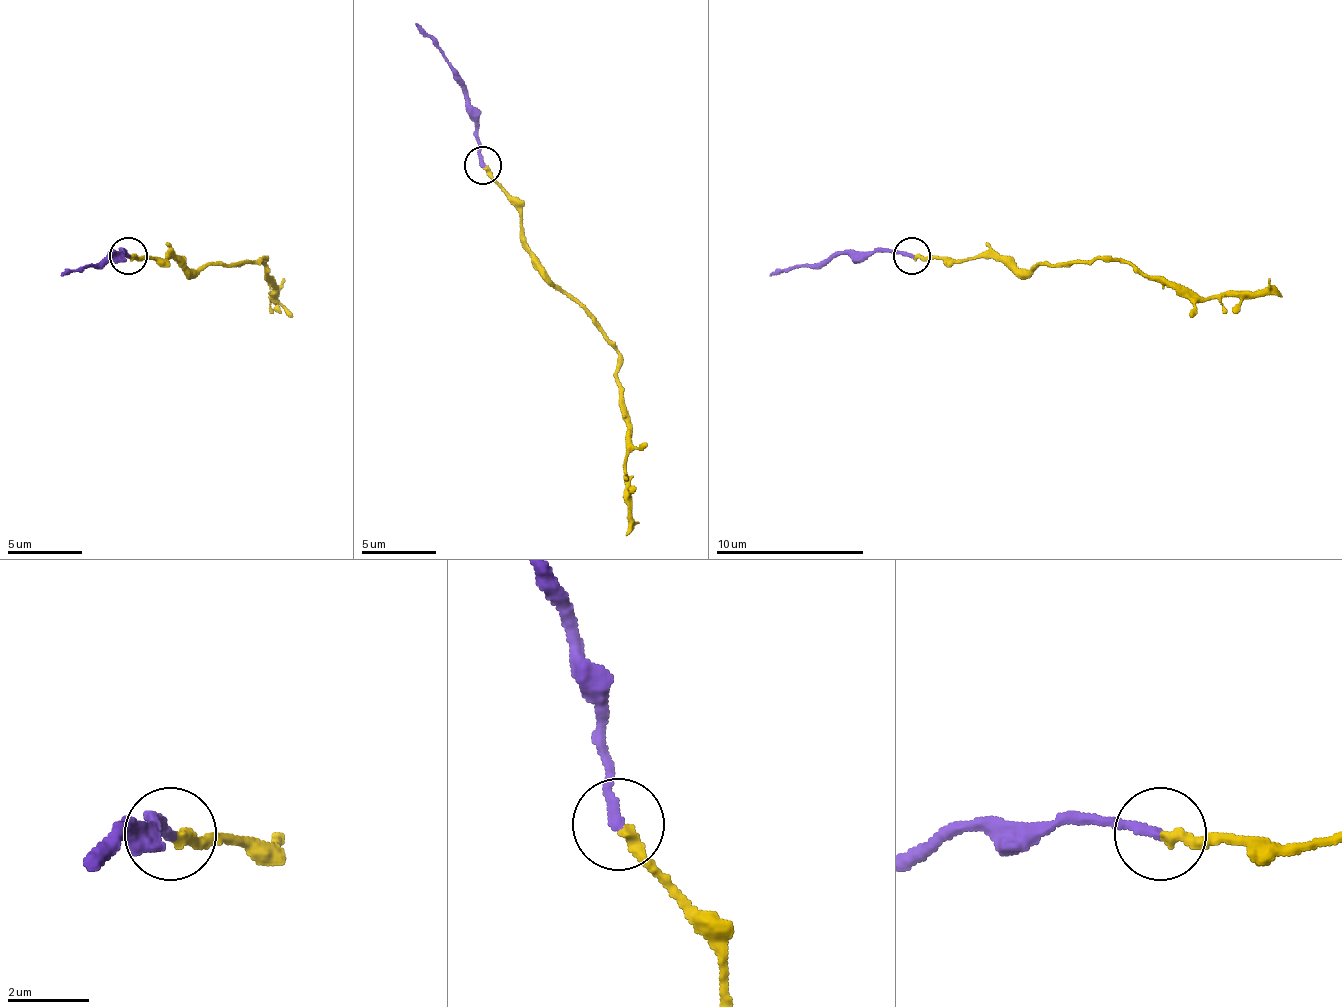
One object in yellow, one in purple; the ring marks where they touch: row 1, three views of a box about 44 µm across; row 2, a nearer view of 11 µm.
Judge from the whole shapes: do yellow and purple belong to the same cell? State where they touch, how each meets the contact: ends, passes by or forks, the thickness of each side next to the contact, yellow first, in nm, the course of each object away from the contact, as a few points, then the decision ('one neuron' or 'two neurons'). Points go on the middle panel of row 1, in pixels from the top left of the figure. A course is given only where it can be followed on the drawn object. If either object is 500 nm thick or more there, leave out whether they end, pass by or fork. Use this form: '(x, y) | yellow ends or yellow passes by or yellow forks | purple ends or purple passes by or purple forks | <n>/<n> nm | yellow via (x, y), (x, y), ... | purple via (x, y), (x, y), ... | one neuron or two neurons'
(483, 165) | yellow ends | purple ends | 280/240 nm | yellow via (484, 164), (521, 216), (528, 257), (539, 272), (584, 309), (618, 354), (618, 384), (625, 399), (625, 536) | purple via (484, 164), (469, 90), (443, 49), (416, 23) | one neuron

